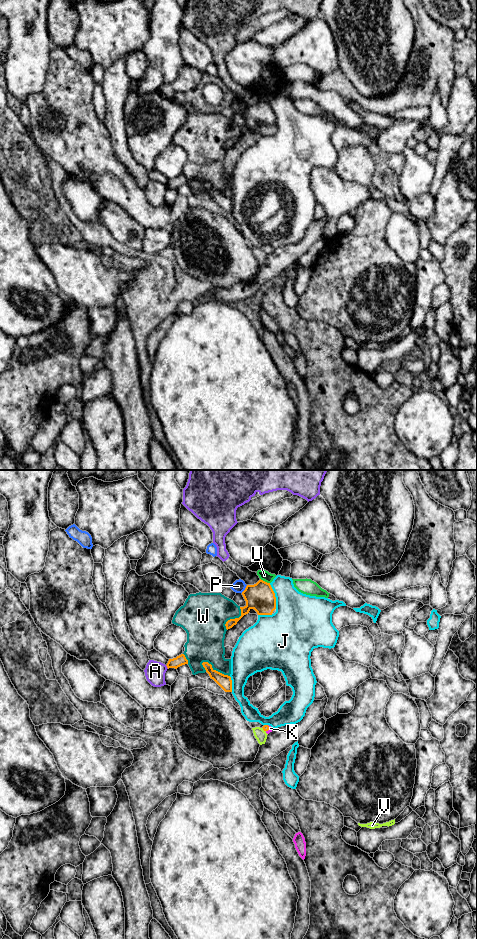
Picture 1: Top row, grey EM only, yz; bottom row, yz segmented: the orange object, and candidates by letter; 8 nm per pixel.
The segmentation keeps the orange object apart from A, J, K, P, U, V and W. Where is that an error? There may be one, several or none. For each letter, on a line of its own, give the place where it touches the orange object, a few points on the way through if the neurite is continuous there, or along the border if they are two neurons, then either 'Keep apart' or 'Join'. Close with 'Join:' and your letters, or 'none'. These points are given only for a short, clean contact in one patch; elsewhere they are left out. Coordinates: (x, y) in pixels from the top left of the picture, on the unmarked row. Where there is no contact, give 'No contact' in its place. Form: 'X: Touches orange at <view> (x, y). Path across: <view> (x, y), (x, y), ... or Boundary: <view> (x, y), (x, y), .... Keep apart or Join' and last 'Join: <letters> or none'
A: Touches orange at yz (167, 187). Keep apart
J: Touches orange at yz (274, 116). Keep apart
K: Touches orange at yz (268, 248). Path across: yz (265, 247), (268, 248), (270, 248). Join
P: Touches orange at yz (245, 109). Keep apart
U: Touches orange at yz (264, 101). Keep apart
V: Touches orange at yz (263, 249). Keep apart
W: Touches orange at yz (215, 190). Keep apart
Join: K

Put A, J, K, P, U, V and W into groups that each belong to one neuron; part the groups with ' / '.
A / J / K / P / U / V / W

